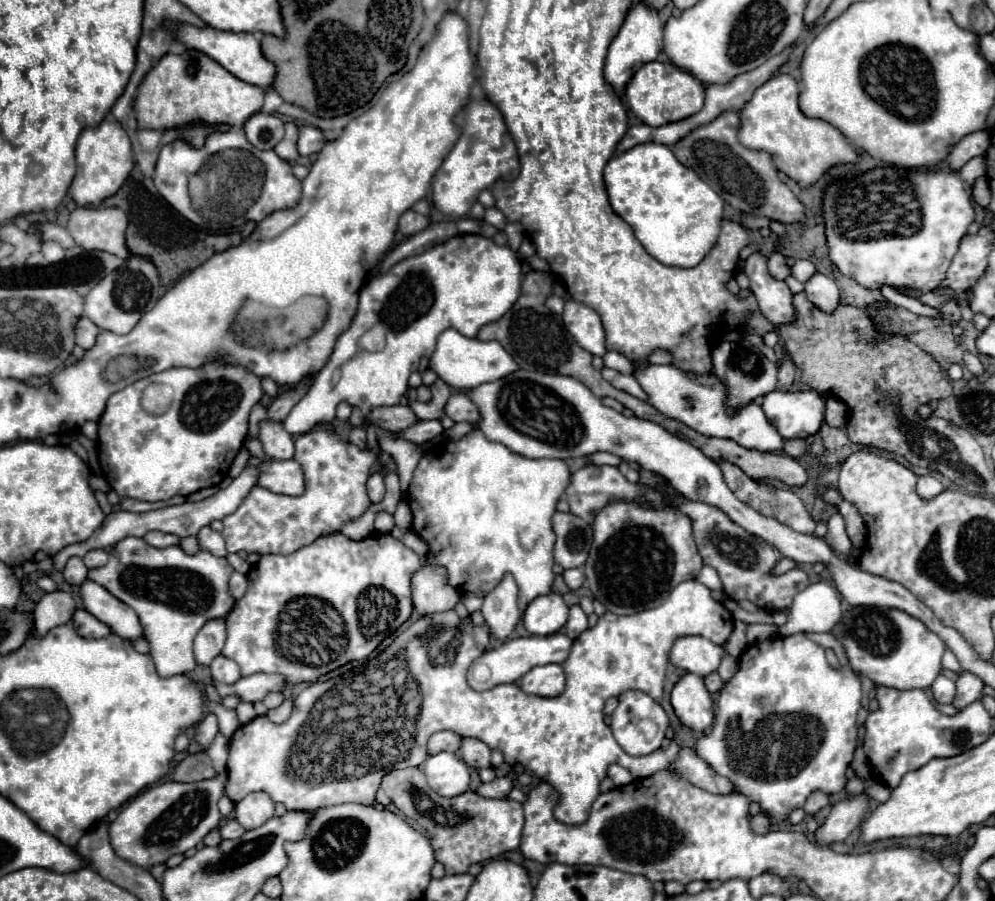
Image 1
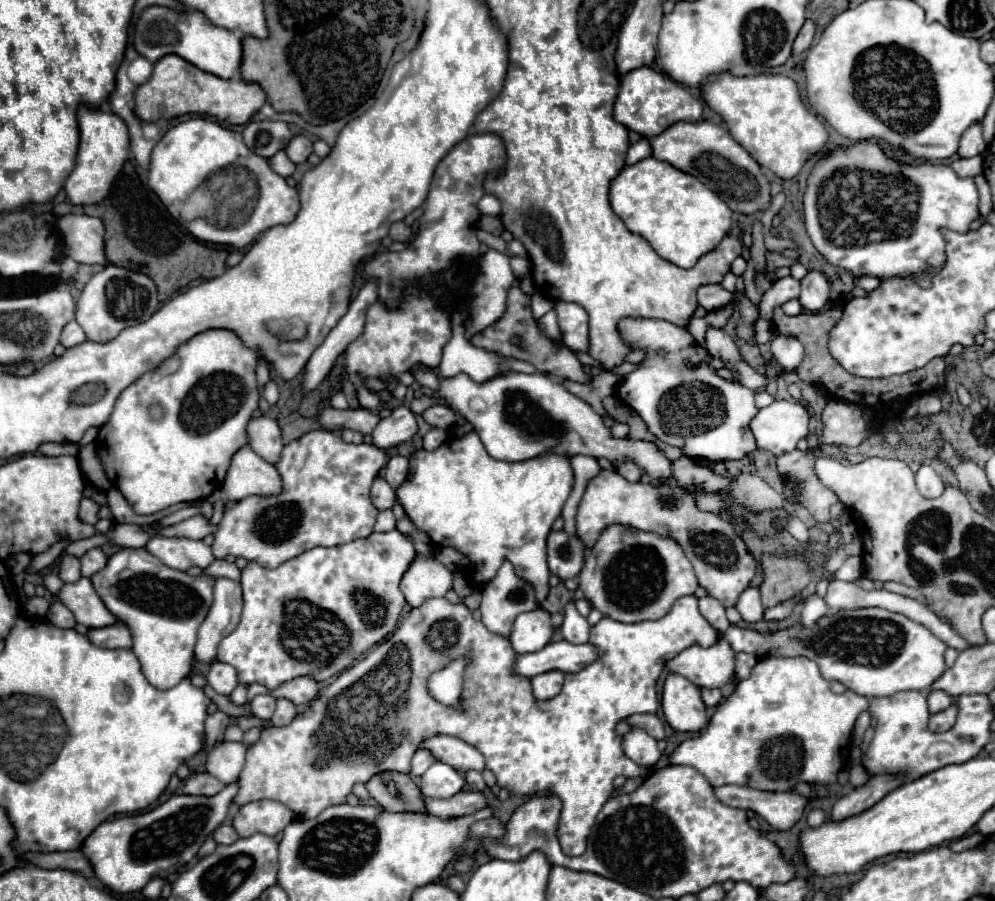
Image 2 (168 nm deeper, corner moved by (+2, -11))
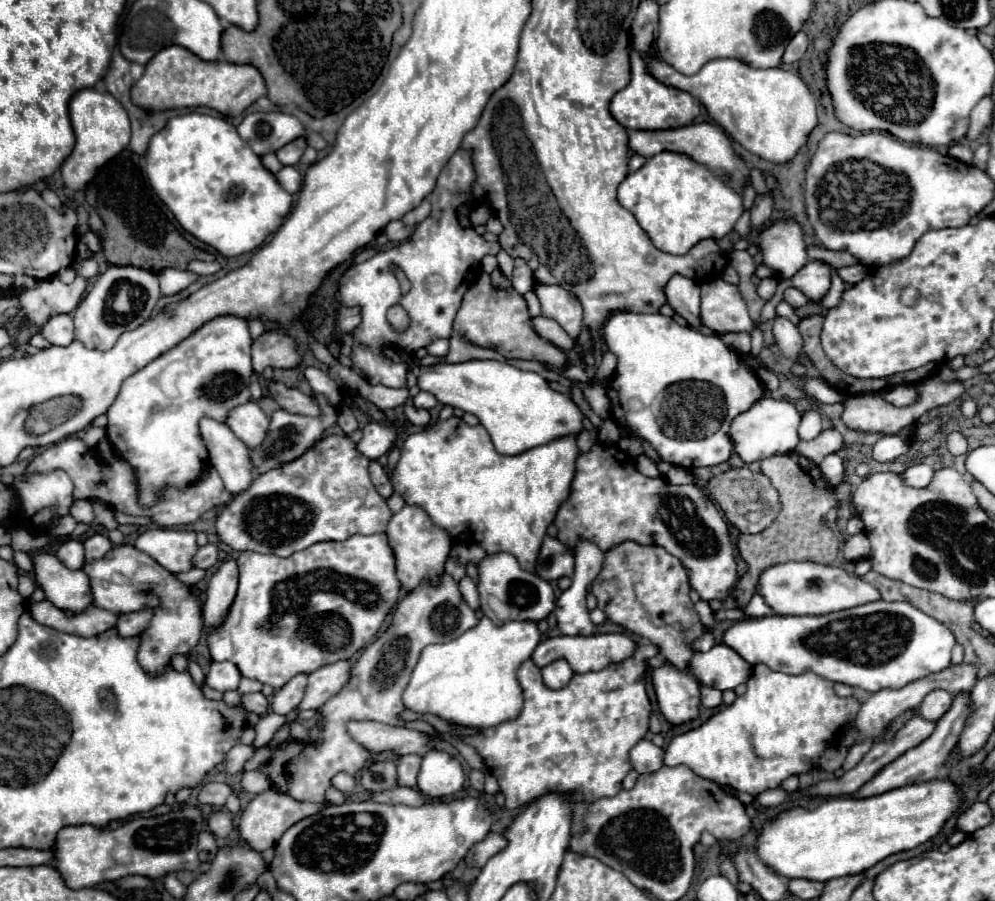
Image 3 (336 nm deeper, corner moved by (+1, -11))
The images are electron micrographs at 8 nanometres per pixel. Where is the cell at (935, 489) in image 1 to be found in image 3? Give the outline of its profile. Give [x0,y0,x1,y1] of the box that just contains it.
[900,464,934,488]

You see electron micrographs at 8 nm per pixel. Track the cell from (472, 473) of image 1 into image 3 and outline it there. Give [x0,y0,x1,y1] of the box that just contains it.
[392,416,580,570]

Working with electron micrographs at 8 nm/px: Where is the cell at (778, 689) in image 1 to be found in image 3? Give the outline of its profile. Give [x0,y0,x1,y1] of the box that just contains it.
[664,664,860,796]

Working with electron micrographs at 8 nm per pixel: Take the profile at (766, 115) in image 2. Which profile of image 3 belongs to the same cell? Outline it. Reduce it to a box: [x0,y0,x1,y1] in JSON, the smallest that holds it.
[648,56,816,164]

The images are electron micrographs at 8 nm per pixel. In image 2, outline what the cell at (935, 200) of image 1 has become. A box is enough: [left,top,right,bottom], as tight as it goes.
[803,142,979,288]

